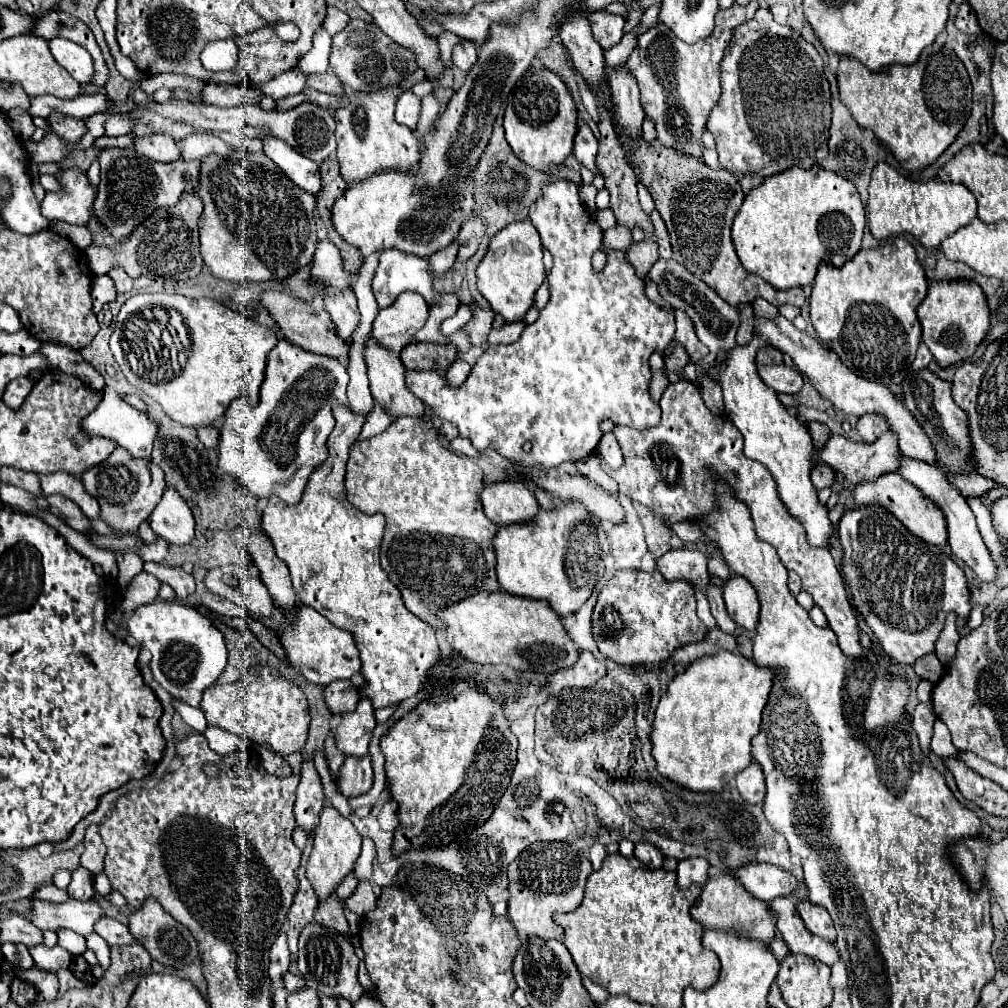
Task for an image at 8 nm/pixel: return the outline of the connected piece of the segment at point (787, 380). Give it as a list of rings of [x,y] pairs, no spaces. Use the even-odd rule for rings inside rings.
[[[758,366],[758,374],[764,380],[766,386],[774,388],[778,394],[798,394],[804,386],[798,372],[794,372],[788,366]]]

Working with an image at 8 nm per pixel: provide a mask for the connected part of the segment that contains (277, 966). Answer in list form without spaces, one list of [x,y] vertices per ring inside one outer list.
[[[286,928],[280,930],[274,946],[270,948],[270,978],[276,984],[276,988],[282,988],[282,974],[290,966],[290,950],[288,950],[288,938]]]

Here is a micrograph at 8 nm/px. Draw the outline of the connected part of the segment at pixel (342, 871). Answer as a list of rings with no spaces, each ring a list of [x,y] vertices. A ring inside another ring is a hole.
[[[324,806],[322,814],[320,814],[320,824],[316,828],[314,850],[312,850],[310,860],[306,864],[306,878],[310,880],[318,900],[326,900],[328,896],[332,896],[336,892],[336,886],[354,868],[354,864],[360,856],[360,846],[362,846],[362,836],[356,832],[352,822],[348,818],[340,816],[336,808]]]

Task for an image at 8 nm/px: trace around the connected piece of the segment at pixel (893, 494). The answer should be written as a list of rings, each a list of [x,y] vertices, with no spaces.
[[[898,472],[882,474],[874,482],[856,484],[852,490],[852,498],[854,498],[854,506],[858,506],[858,508],[866,506],[866,504],[878,504],[878,506],[886,508],[886,512],[890,512],[896,520],[900,520],[920,540],[924,540],[928,544],[936,544],[936,546],[946,546],[946,520],[944,520],[942,512],[932,502],[928,502],[918,492],[918,488],[914,488],[910,482],[906,482],[902,476],[898,476]]]

